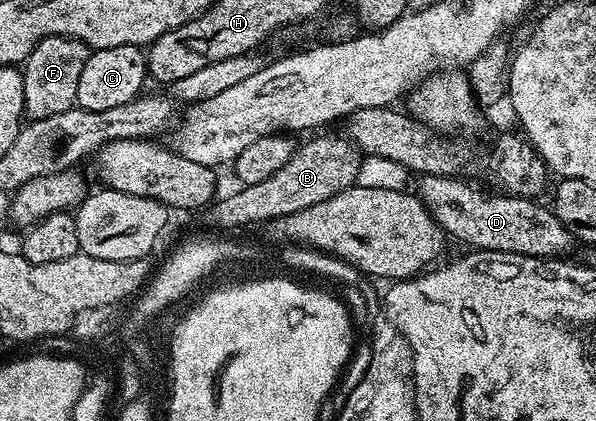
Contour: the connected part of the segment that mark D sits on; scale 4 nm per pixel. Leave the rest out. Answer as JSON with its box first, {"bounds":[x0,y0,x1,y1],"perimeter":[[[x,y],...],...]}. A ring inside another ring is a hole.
{"bounds":[417,175,573,259],"perimeter":[[[419,175],[417,181],[419,181],[417,194],[424,205],[431,210],[431,216],[439,222],[440,227],[450,238],[452,235],[453,238],[468,243],[466,245],[468,248],[481,251],[508,251],[518,255],[532,255],[538,259],[554,259],[566,256],[568,254],[566,251],[573,246],[569,229],[561,225],[554,210],[550,206],[542,207],[535,199],[521,199],[517,195],[506,193],[490,195],[489,192],[474,187],[471,184],[474,182],[454,175]]]}

